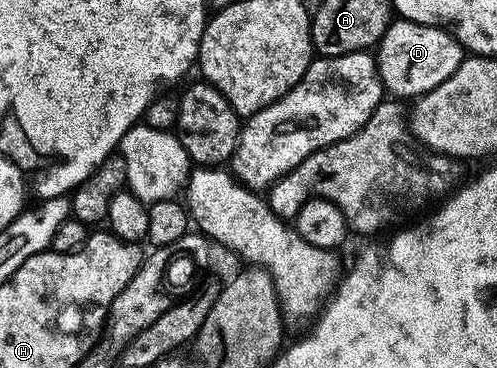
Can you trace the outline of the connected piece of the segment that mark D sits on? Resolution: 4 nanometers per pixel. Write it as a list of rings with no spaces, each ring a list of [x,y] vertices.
[[[398,18],[386,27],[386,33],[378,41],[376,59],[383,89],[391,97],[417,98],[431,92],[436,86],[440,86],[440,82],[456,74],[464,59],[464,49],[443,28],[433,28]]]

